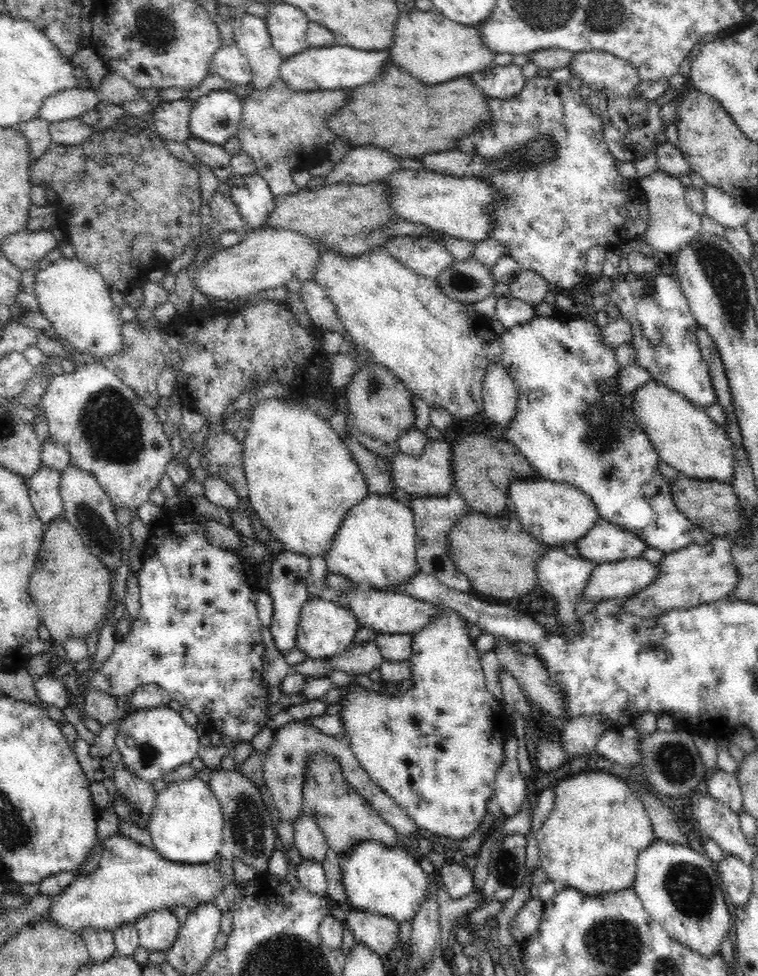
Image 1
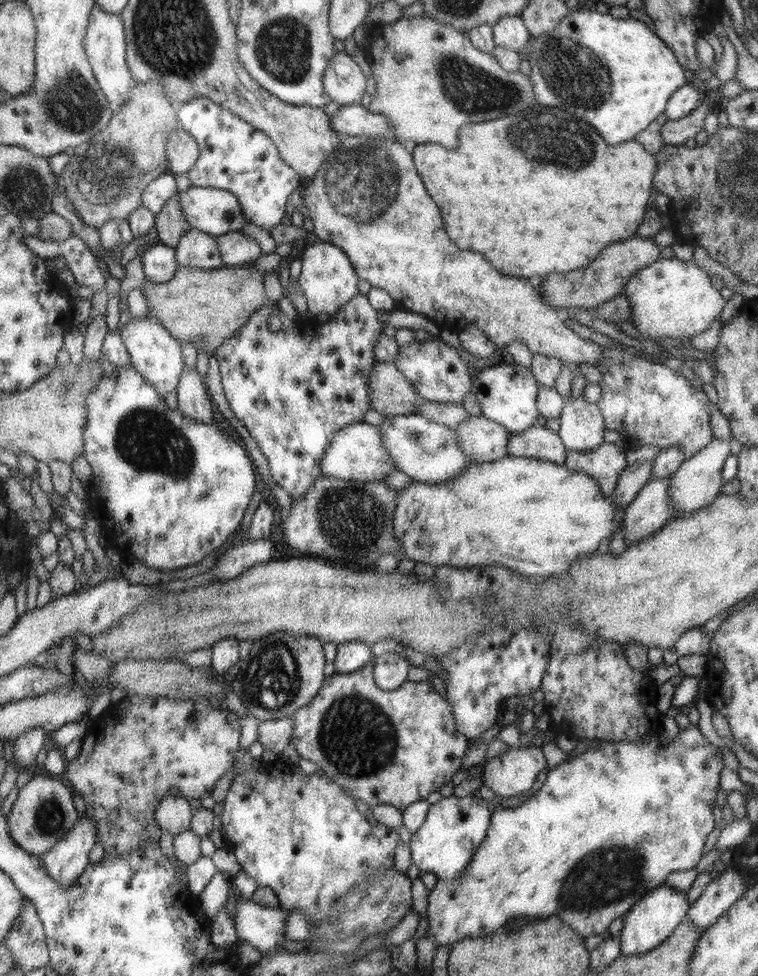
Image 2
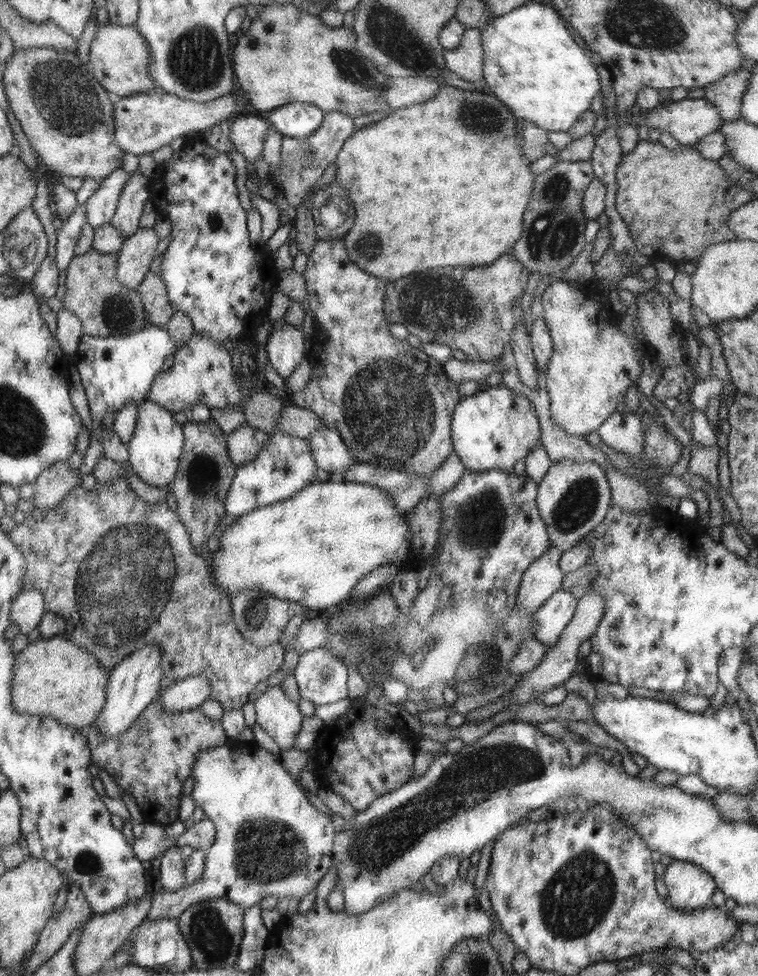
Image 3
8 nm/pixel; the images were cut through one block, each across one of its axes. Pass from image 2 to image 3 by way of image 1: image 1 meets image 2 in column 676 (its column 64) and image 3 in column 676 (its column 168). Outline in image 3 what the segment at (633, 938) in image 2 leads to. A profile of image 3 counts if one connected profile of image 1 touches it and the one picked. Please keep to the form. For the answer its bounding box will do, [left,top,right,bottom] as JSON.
[664,860,716,912]

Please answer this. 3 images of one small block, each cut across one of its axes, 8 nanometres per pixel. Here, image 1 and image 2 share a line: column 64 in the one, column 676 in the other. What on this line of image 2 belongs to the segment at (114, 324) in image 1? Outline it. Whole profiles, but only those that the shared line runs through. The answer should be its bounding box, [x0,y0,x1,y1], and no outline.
[623,257,727,345]

